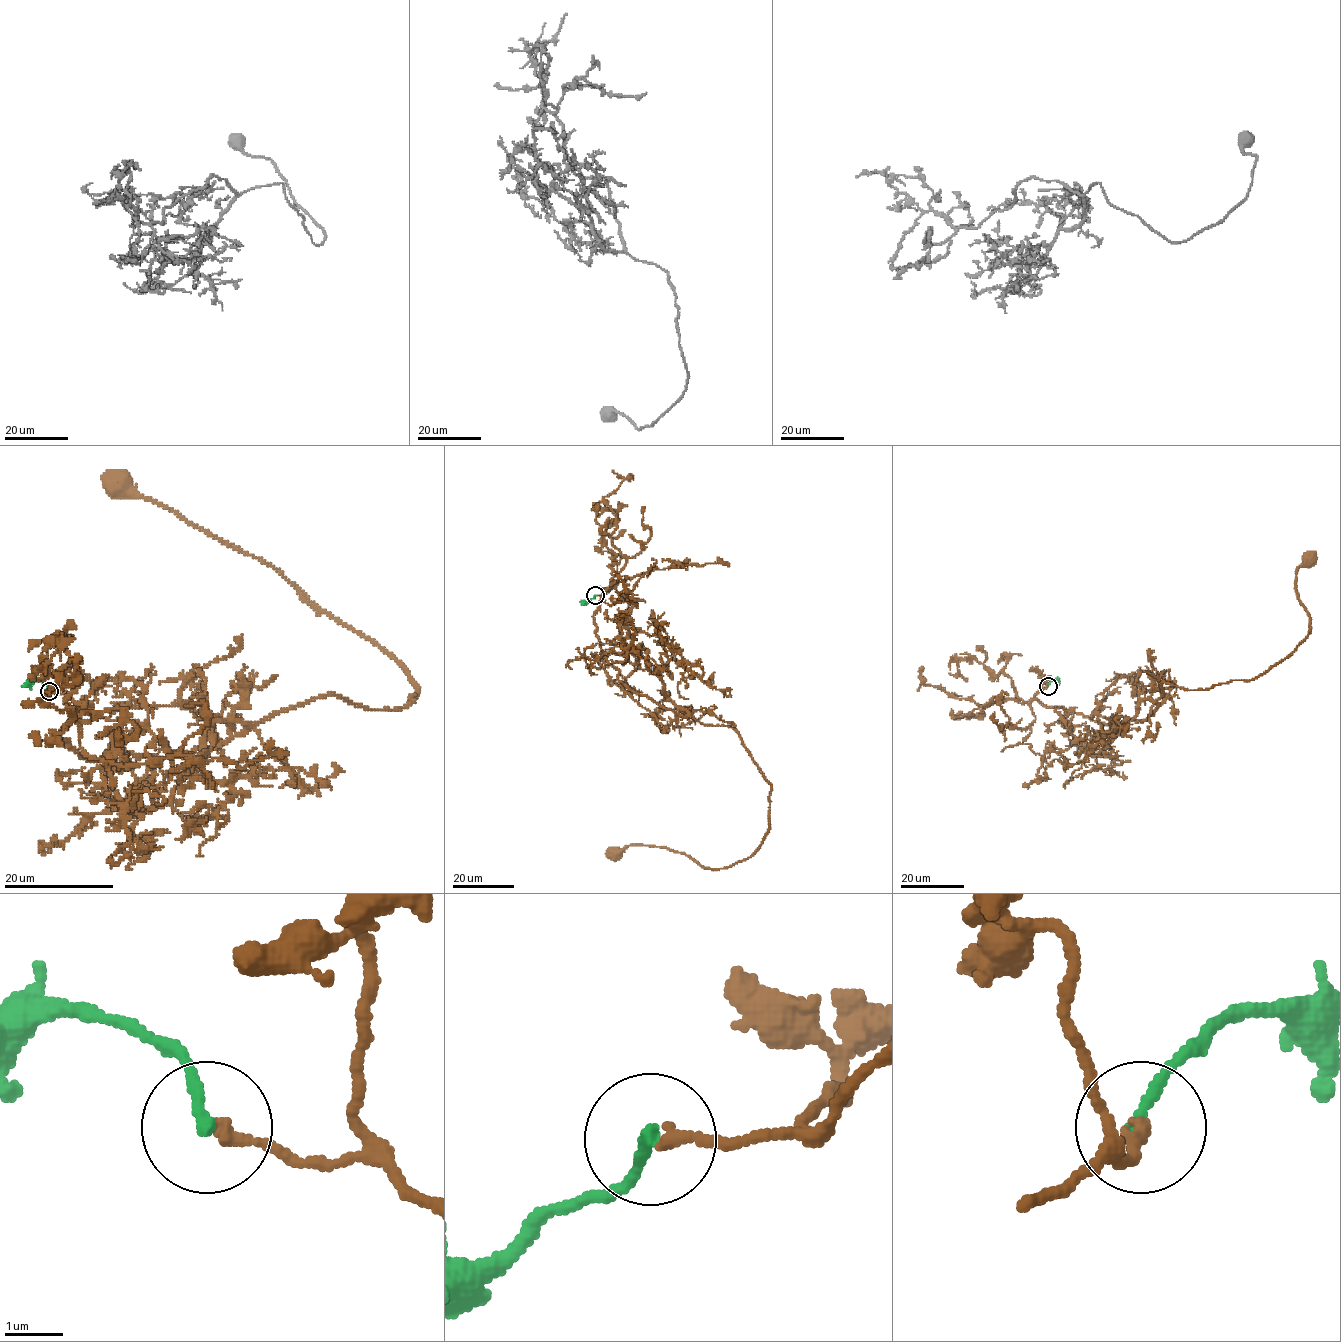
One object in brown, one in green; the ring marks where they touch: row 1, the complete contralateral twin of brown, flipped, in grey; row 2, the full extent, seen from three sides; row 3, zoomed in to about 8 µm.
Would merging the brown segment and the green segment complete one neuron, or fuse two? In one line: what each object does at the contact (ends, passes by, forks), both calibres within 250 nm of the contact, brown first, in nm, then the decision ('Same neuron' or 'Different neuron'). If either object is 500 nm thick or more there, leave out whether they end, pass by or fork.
At the ring brown ends. At the ring green ends. Thickness 200 nm (brown) against 200 nm. Same neuron

